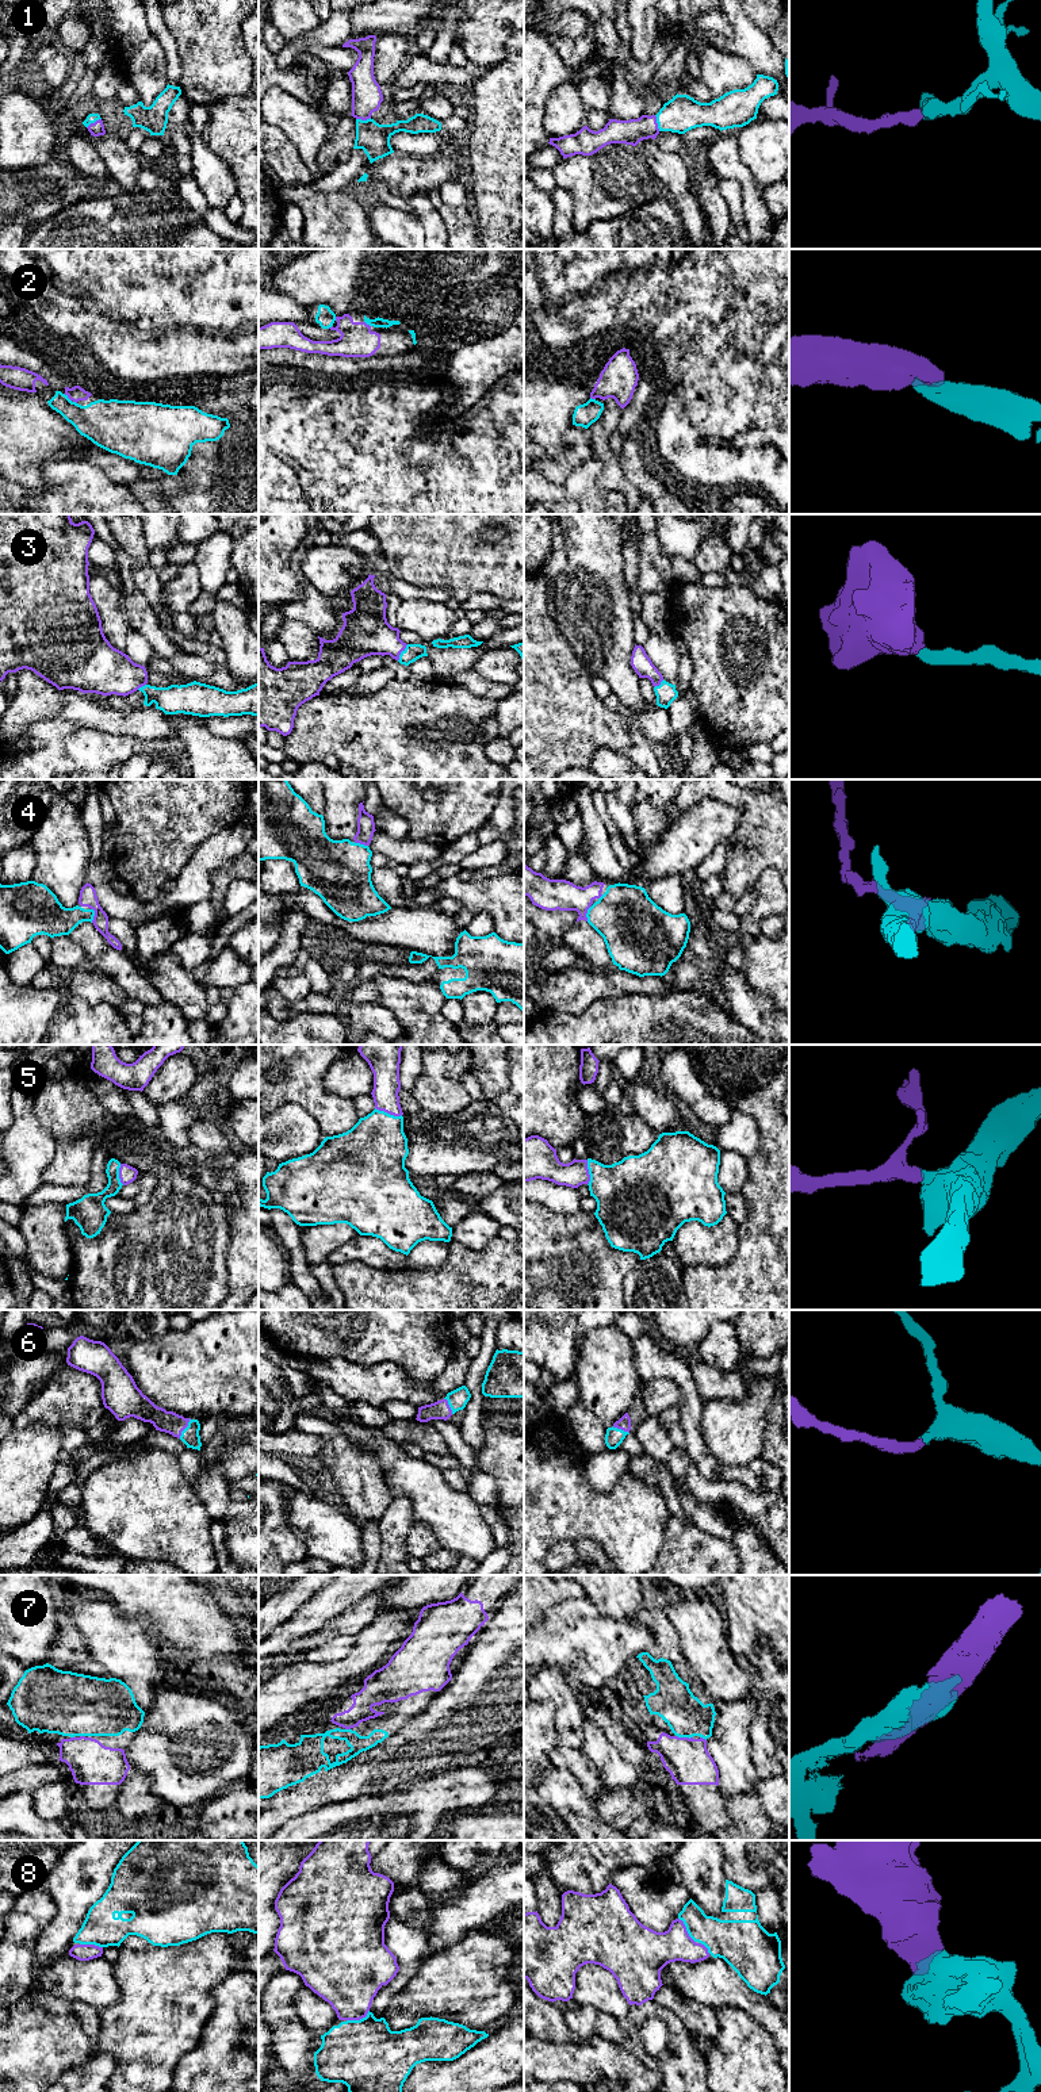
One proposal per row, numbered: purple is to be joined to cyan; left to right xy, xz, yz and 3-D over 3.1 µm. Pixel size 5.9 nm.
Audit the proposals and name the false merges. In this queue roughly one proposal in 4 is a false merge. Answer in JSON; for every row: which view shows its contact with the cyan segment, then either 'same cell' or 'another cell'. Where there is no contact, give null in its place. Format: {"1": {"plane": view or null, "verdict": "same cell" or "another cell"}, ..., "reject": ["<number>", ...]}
{"1": {"plane": "yz", "verdict": "same cell"}, "2": {"plane": "xy", "verdict": "same cell"}, "3": {"plane": "xz", "verdict": "same cell"}, "4": {"plane": "xy", "verdict": "same cell"}, "5": {"plane": "xz", "verdict": "same cell"}, "6": {"plane": "xy", "verdict": "same cell"}, "7": {"plane": "yz", "verdict": "same cell"}, "8": {"plane": "xz", "verdict": "same cell"}, "reject": []}

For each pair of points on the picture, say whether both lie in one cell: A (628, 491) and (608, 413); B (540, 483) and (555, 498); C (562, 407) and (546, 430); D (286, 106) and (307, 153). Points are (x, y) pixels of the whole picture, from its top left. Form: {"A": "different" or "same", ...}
{"A": "same", "B": "same", "C": "same", "D": "same"}

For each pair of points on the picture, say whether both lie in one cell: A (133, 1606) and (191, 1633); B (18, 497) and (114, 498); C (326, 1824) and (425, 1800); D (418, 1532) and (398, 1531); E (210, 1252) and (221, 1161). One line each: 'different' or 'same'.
A: same
B: same
C: same
D: different
E: different

